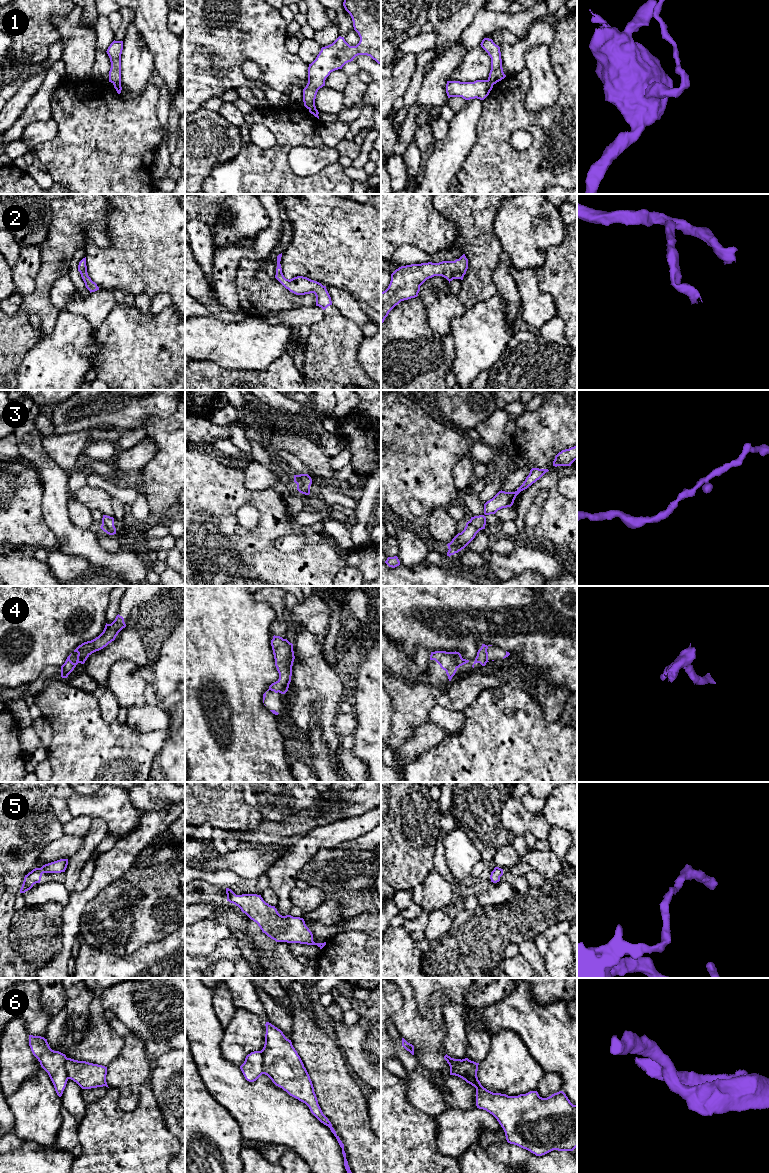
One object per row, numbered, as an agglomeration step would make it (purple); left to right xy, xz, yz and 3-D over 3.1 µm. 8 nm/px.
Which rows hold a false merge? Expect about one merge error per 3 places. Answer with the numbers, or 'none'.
1, 4, 6

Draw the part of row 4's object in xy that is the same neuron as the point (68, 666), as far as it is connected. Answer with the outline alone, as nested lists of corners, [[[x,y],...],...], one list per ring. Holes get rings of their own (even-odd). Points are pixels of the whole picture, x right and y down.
[[[78,647],[74,650],[74,652],[78,653],[77,660],[75,663],[73,663],[70,660],[70,656],[72,653],[67,657],[65,663],[61,666],[61,677],[62,678],[67,678],[68,675],[74,670],[76,665],[79,663],[79,659],[81,658],[81,653],[78,651]]]

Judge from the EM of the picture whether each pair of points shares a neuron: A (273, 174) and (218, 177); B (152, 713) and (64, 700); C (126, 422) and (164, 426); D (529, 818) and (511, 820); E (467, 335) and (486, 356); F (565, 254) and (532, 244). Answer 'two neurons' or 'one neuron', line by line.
A: one neuron
B: two neurons
C: two neurons
D: one neuron
E: one neuron
F: two neurons

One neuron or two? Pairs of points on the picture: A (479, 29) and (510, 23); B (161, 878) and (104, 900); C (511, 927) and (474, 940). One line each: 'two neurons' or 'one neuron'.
A: one neuron
B: one neuron
C: one neuron

